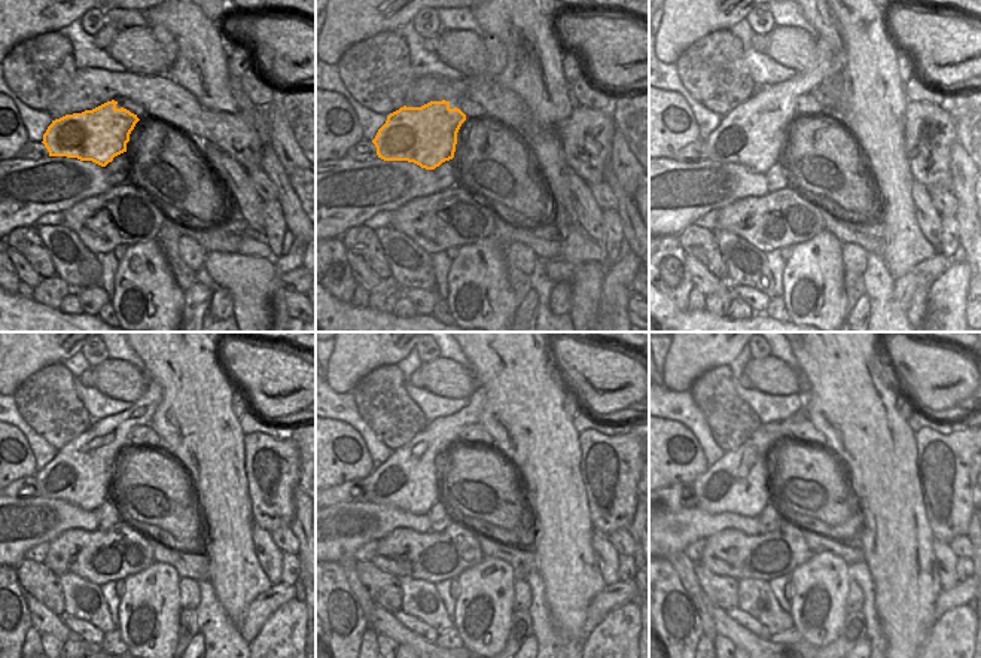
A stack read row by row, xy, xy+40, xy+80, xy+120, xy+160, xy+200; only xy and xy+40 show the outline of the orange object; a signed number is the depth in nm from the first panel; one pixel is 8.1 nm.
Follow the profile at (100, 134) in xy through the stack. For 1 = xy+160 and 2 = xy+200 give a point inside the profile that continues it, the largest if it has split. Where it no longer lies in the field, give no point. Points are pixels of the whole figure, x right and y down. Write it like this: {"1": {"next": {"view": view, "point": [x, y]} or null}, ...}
{"1": {"next": {"view": "xy+160", "point": [408, 480]}}, "2": {"next": {"view": "xy+200", "point": [737, 483]}}}

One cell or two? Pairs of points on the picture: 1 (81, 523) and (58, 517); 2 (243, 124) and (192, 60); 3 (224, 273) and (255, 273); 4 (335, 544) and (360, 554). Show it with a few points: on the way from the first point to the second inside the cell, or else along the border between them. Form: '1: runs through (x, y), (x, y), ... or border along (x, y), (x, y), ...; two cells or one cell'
1: runs through (75, 518), (64, 517); one cell
2: border along (200, 103), (222, 112), (237, 112); two cells
3: runs through (231, 273), (247, 273); one cell
4: border along (375, 541), (363, 544), (352, 556); two cells

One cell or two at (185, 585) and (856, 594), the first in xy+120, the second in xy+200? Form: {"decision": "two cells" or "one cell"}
{"decision": "one cell"}

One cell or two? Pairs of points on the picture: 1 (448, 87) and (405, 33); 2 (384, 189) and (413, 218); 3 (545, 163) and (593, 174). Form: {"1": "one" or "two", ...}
{"1": "two", "2": "two", "3": "two"}

